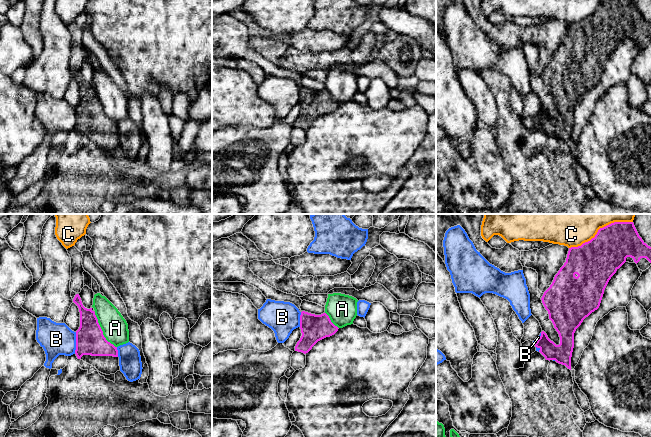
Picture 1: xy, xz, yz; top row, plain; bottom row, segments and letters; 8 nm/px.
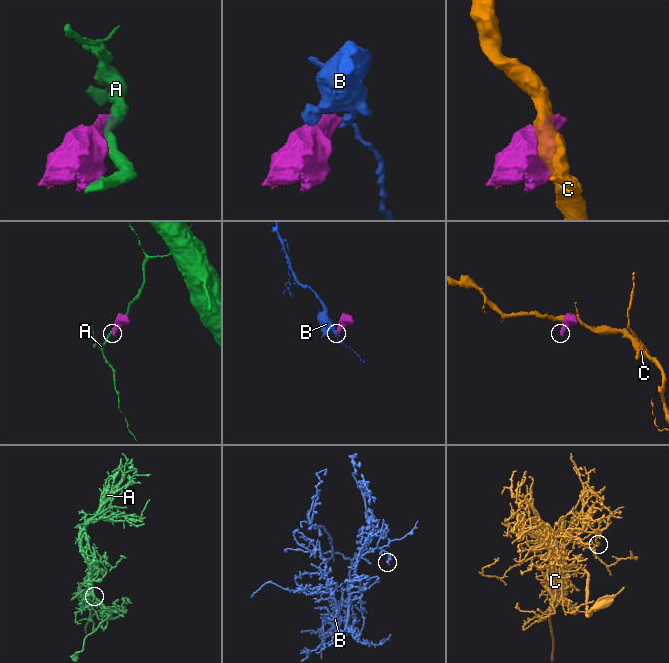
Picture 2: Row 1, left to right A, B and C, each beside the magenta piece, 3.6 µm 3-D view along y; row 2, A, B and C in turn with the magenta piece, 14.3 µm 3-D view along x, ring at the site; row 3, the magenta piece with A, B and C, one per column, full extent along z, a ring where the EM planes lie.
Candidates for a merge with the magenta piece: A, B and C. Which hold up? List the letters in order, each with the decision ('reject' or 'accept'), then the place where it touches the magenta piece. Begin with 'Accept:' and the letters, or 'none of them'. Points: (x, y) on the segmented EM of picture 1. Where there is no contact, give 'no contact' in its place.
Accept: none of them
A: reject | xy (102, 331)
B: reject | xy (76, 343)
C: reject | yz (599, 229)

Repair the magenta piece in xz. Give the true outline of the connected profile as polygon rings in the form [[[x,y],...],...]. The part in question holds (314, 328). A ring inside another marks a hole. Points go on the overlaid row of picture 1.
[[[302,311],[300,329],[302,336],[295,346],[295,351],[306,354],[318,341],[334,335],[339,328],[331,322],[326,313],[315,315]]]

